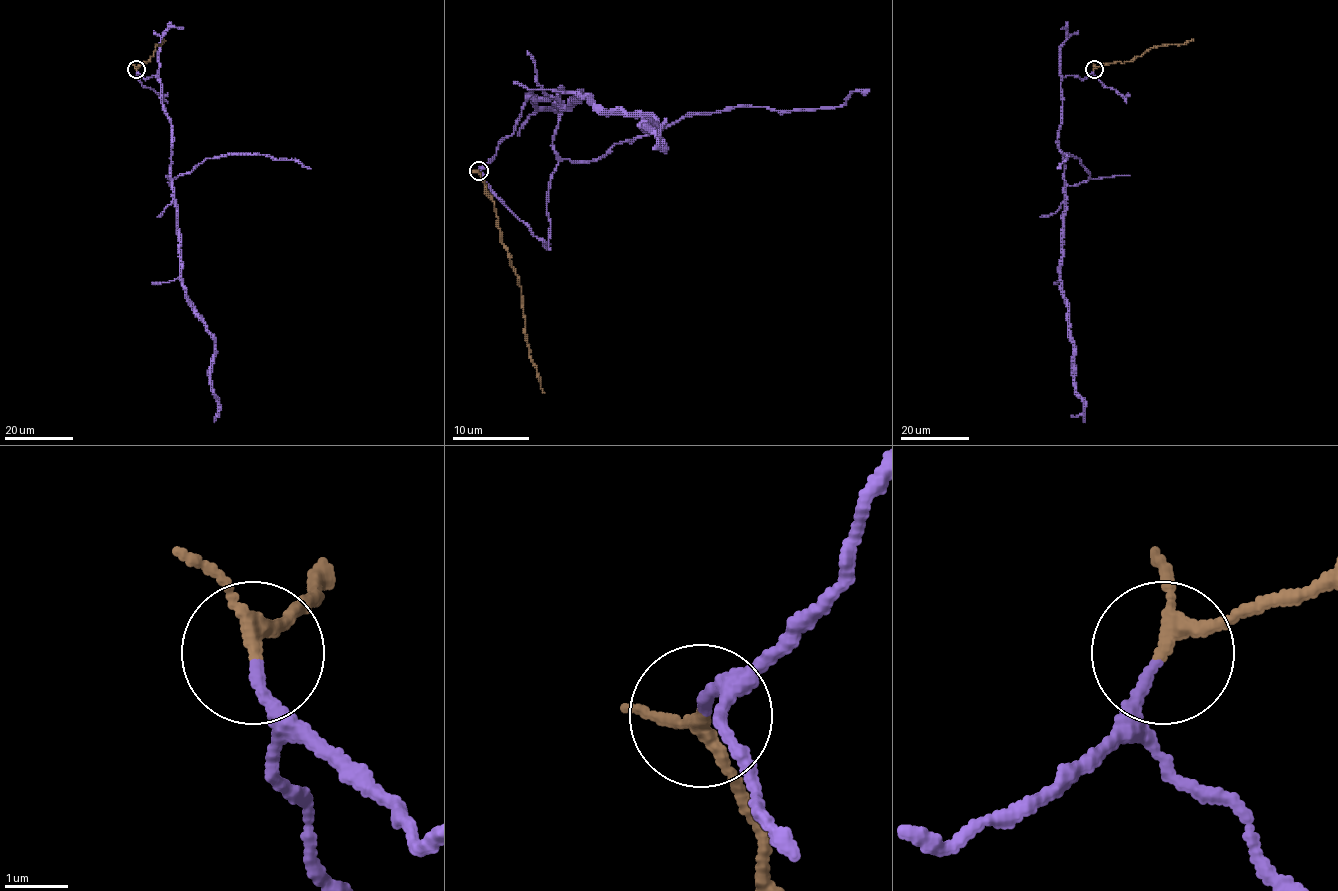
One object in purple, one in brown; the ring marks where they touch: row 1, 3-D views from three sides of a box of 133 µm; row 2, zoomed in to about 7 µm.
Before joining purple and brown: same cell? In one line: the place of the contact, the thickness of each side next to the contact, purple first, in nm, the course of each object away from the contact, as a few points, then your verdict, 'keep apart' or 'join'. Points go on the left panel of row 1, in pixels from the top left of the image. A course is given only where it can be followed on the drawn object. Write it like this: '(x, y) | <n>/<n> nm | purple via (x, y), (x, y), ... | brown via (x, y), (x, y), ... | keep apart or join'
(136, 69) | 180/200 nm | purple via (136, 70), (161, 84), (171, 129), (180, 280), (215, 345), (211, 386), (219, 416) | brown via (136, 69), (149, 61), (156, 45), (164, 39) | join

